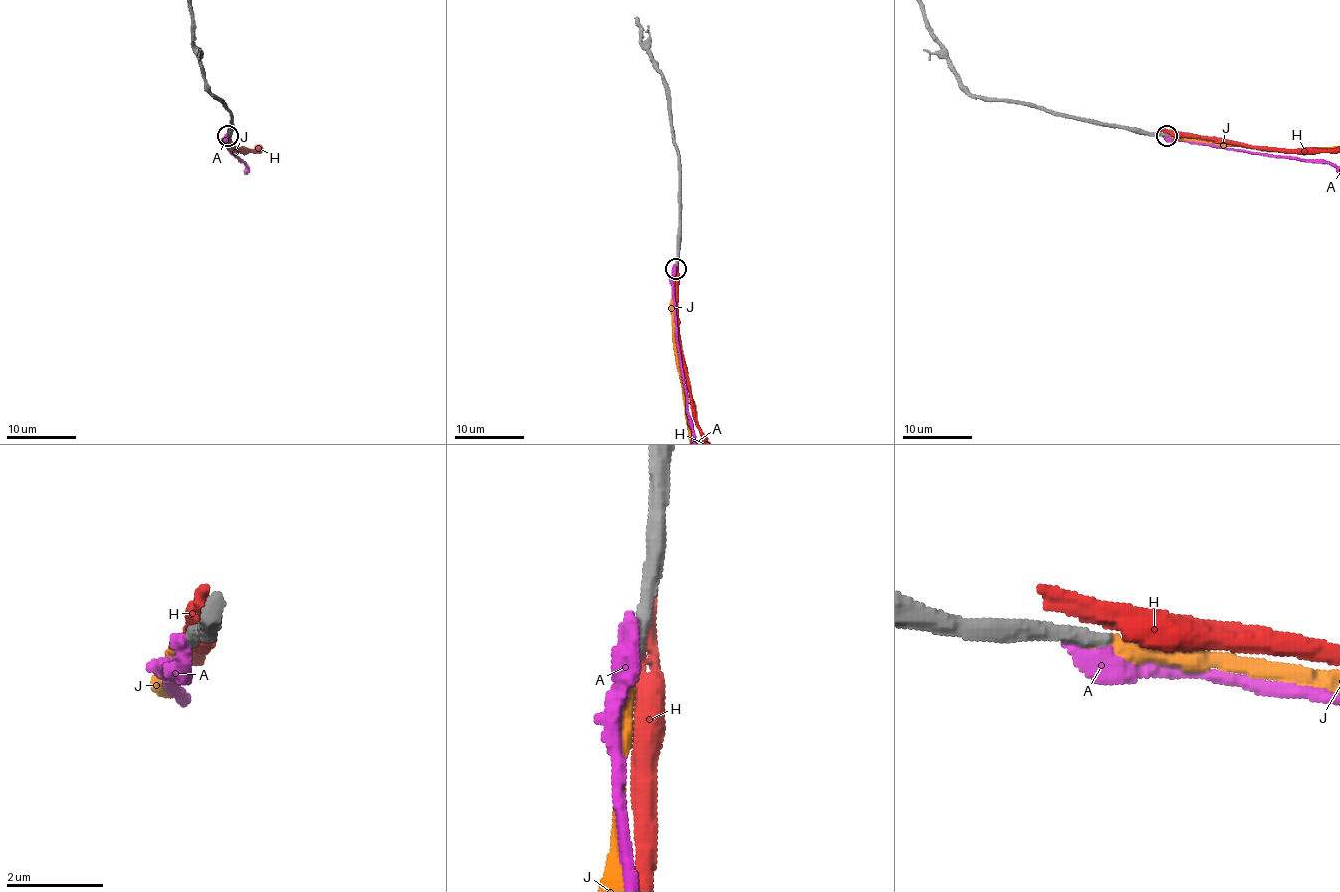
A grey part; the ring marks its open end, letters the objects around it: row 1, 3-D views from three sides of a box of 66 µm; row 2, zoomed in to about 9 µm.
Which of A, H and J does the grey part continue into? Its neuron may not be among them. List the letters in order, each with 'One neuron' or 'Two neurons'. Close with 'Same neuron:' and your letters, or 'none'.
A: Two neurons
H: Two neurons
J: One neuron
Same neuron: J

